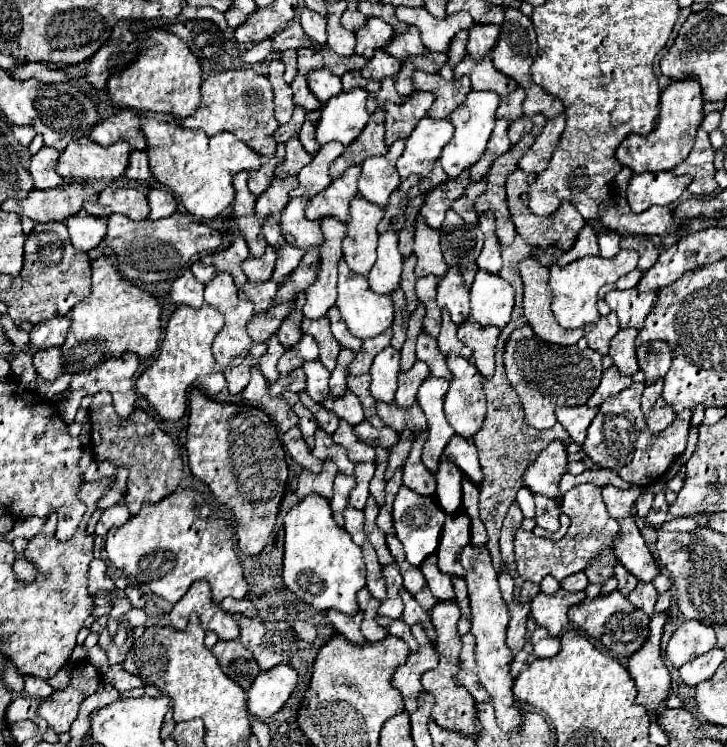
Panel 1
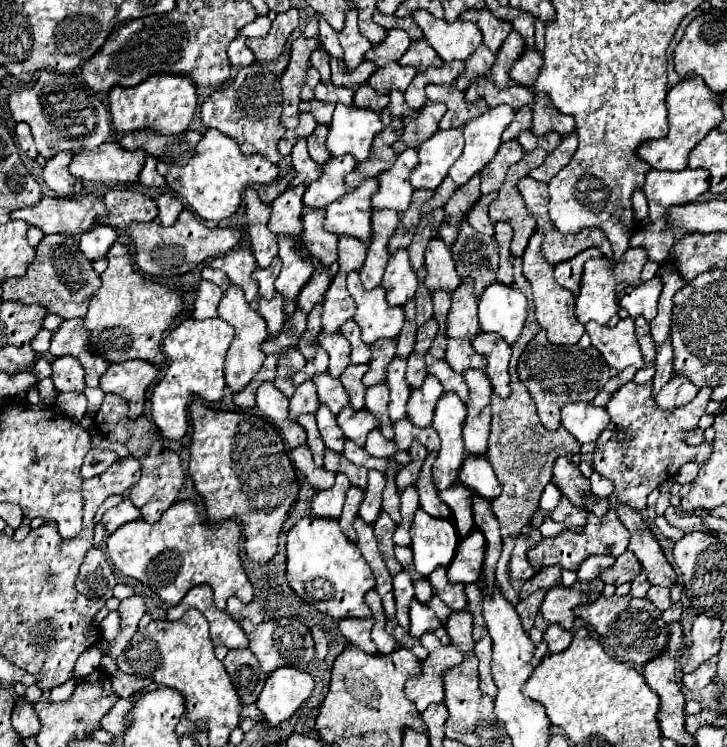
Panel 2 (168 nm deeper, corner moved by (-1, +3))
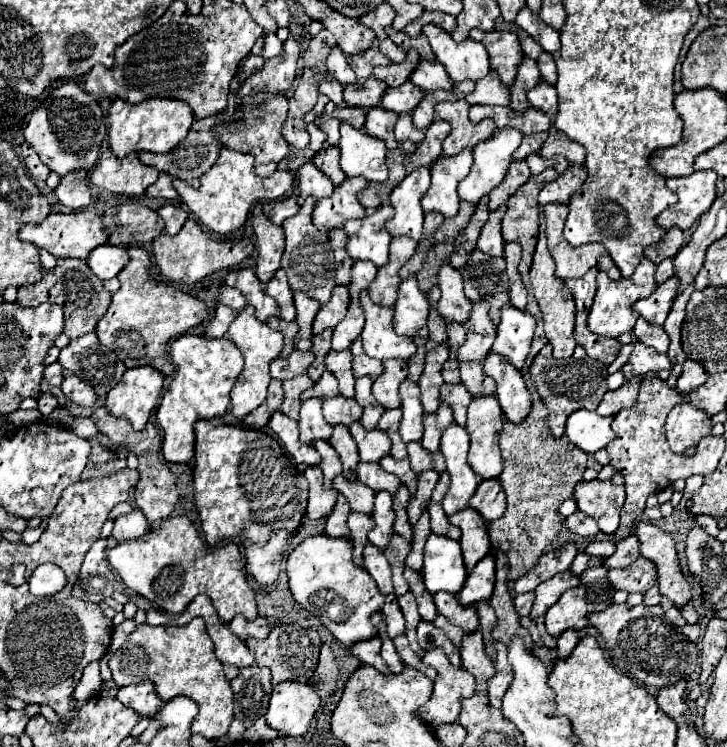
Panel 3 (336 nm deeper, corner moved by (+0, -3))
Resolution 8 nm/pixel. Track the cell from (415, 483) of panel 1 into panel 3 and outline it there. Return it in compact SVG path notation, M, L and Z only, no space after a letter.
M442 473L440 479L438 479L438 485L434 487L434 493L432 493L432 497L430 497L430 503L428 503L430 527L432 527L432 531L438 533L438 535L446 535L446 537L450 537L450 539L460 539L458 527L454 527L454 525L448 523L448 517L446 517L446 513L442 511L442 505L440 505L442 495L446 493L446 487L448 487L448 485L450 485L450 479L448 479L446 473Z

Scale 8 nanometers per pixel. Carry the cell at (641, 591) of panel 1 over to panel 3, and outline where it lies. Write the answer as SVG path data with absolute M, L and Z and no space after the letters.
M662 597L662 603L660 603L660 607L664 609L664 615L666 615L666 619L670 619L674 625L678 625L678 627L686 625L686 621L684 621L684 619L682 619L682 615L680 615L680 611L674 607L674 603L670 603L670 599Z

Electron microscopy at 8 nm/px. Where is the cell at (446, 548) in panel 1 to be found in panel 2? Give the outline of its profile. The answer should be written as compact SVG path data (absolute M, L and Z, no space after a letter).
M475 529L469 533L469 537L461 539L455 559L447 569L449 581L463 585L477 583L479 573L483 573L483 557L485 557L485 537L481 531Z

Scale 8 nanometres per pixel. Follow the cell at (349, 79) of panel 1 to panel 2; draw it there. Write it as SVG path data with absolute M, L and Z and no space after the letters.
M361 85L355 93L355 107L361 109L375 109L375 113L381 113L389 105L389 95L375 93L371 85Z

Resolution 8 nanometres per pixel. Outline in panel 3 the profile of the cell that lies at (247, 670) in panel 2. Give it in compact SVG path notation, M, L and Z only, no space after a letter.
M258 665L240 667L238 675L232 679L236 719L250 727L258 717L262 717L266 713L272 687L270 669Z

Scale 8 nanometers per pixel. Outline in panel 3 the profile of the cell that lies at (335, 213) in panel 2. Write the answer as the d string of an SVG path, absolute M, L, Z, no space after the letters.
M380 205L372 215L362 219L348 219L344 223L344 231L348 235L346 251L352 259L368 259L376 267L386 263L392 237L384 223L390 219L390 215L394 215L392 205Z

